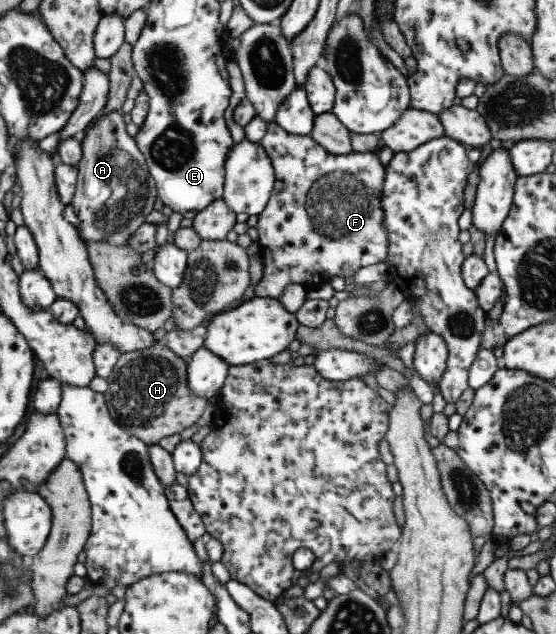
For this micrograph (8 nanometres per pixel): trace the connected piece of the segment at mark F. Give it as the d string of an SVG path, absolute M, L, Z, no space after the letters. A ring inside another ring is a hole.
M274 120L267 123L266 131L260 138L259 144L266 152L268 159L271 161L271 167L274 173L274 183L270 197L264 206L264 209L257 215L255 225L257 231L256 251L259 252L263 261L263 274L259 282L253 287L253 293L256 297L277 298L283 287L287 283L300 284L306 292L316 289L324 283L328 283L329 279L334 276L340 276L344 279L352 275L361 267L366 265L374 265L374 263L385 262L386 257L386 234L385 223L383 223L383 213L381 208L381 187L384 180L384 166L379 162L376 152L350 152L344 155L331 154L321 145L318 145L309 135L294 135L284 131L278 127Z

